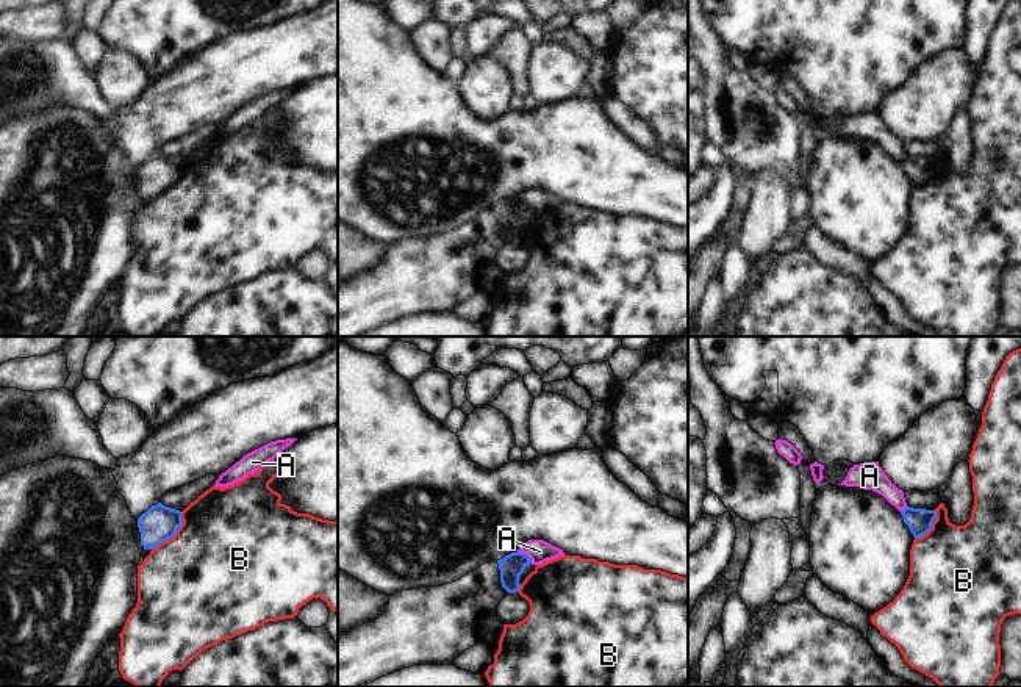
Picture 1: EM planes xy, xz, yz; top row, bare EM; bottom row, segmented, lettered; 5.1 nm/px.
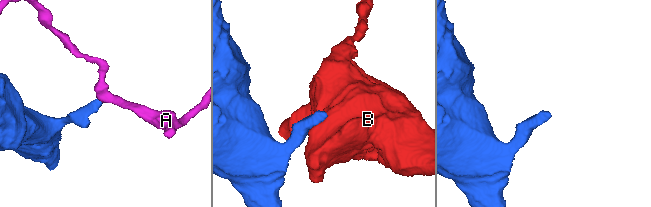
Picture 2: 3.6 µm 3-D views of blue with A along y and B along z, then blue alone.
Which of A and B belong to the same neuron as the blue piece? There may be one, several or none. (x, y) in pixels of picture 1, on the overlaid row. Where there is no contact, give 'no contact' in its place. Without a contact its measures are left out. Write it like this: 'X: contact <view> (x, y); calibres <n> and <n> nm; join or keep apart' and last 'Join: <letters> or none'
A: contact xz (526, 554); calibres 120 and 120 nm; keep apart
B: contact xy (174, 534); calibres 190 and 500 nm; keep apart
Join: none

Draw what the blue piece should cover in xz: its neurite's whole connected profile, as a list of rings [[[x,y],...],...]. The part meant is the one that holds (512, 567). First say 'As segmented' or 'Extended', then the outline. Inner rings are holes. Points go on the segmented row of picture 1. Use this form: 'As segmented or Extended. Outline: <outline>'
As segmented. Outline: [[[511,552],[503,559],[497,560],[500,570],[500,582],[502,587],[508,593],[514,593],[519,590],[519,577],[524,573],[525,567],[532,563],[530,557],[524,552]]]

